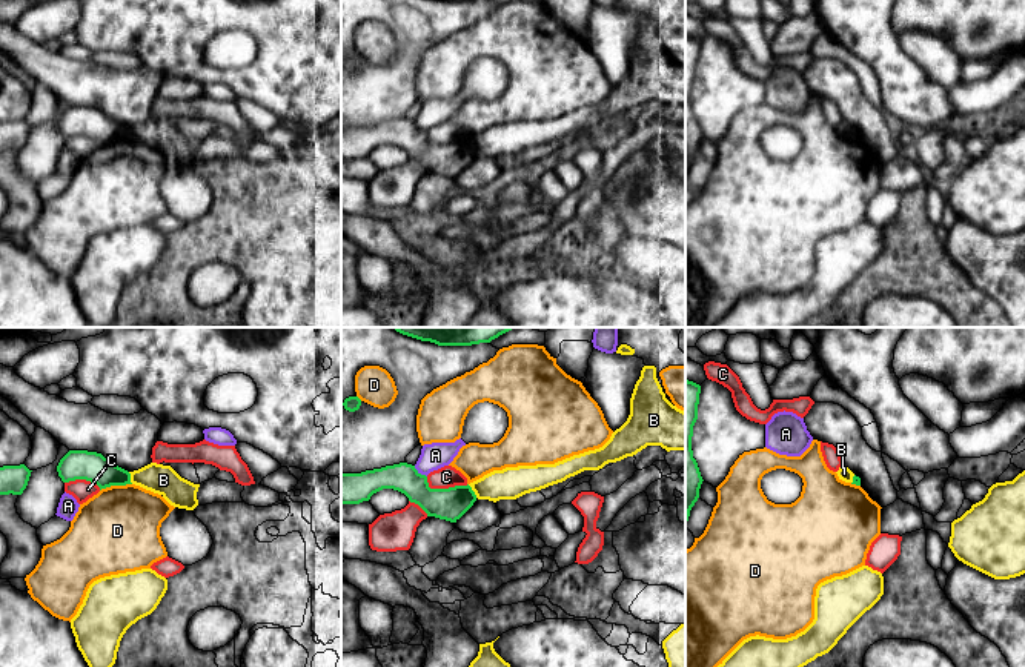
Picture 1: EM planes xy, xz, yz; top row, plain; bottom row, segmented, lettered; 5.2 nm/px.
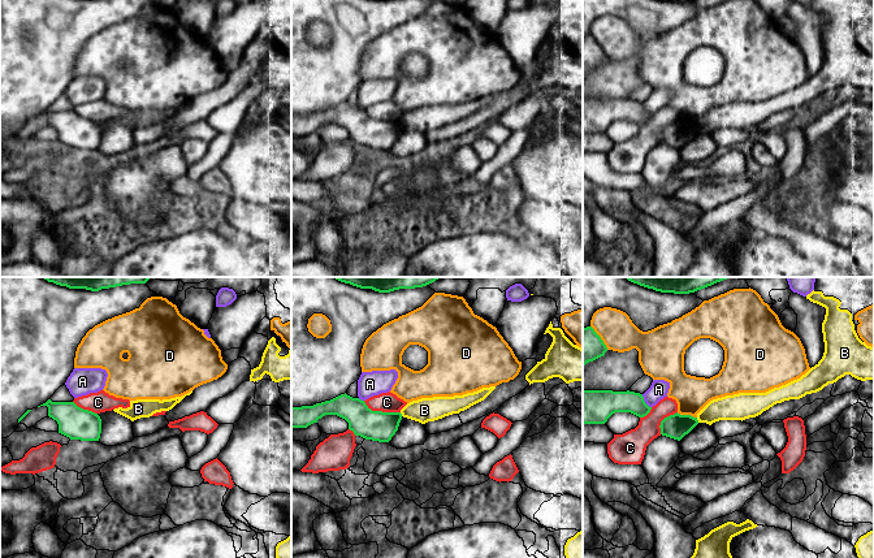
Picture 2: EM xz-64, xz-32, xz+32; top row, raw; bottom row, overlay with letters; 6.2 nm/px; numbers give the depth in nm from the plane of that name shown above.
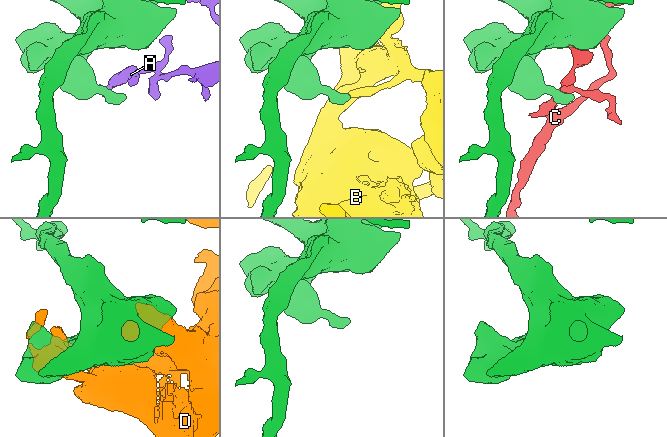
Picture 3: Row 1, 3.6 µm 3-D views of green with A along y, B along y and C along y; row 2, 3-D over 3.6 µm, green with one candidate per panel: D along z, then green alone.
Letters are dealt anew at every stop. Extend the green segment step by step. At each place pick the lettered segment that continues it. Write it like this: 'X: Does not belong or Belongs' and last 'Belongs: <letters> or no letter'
A: Does not belong
B: Does not belong
C: Does not belong
D: Does not belong
Belongs: no letter

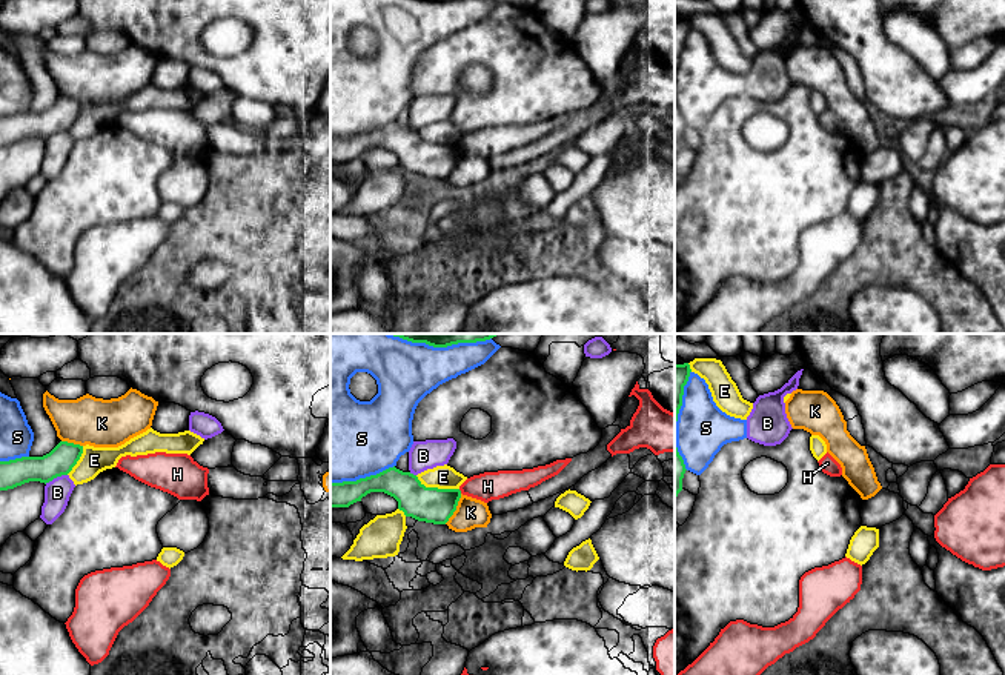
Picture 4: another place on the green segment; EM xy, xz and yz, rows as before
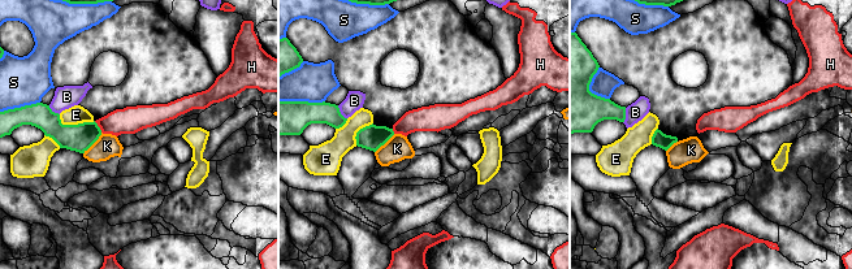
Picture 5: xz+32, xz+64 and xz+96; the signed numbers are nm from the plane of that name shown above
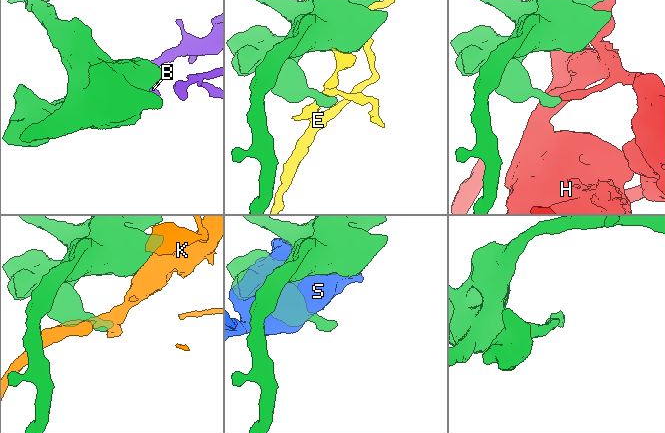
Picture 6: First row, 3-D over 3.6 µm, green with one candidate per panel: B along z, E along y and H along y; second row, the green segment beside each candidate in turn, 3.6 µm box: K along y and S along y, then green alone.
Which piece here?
B: Does not belong
E: Does not belong
H: Does not belong
K: Does not belong
S: Does not belong
Belongs: no letter

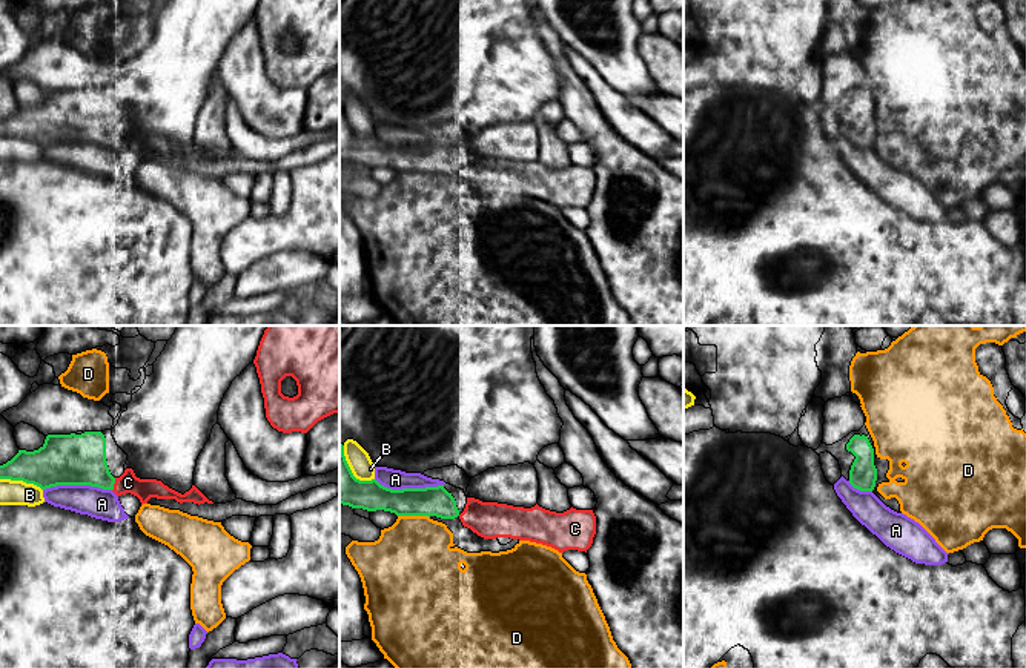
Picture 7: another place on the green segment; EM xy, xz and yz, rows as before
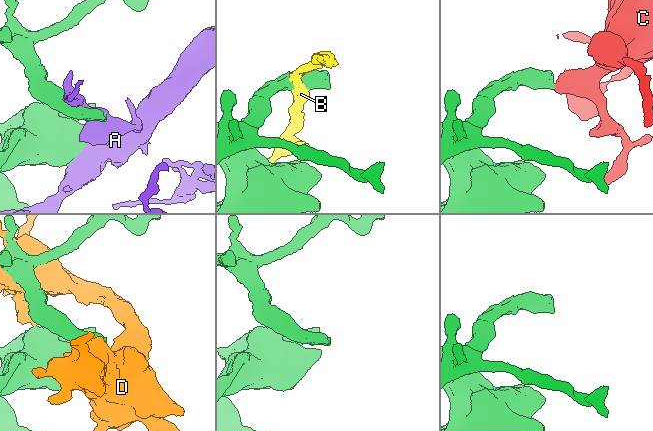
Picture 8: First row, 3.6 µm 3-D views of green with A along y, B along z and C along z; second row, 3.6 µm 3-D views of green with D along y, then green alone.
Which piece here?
A: Does not belong
B: Does not belong
C: Belongs
D: Does not belong
Belongs: C

